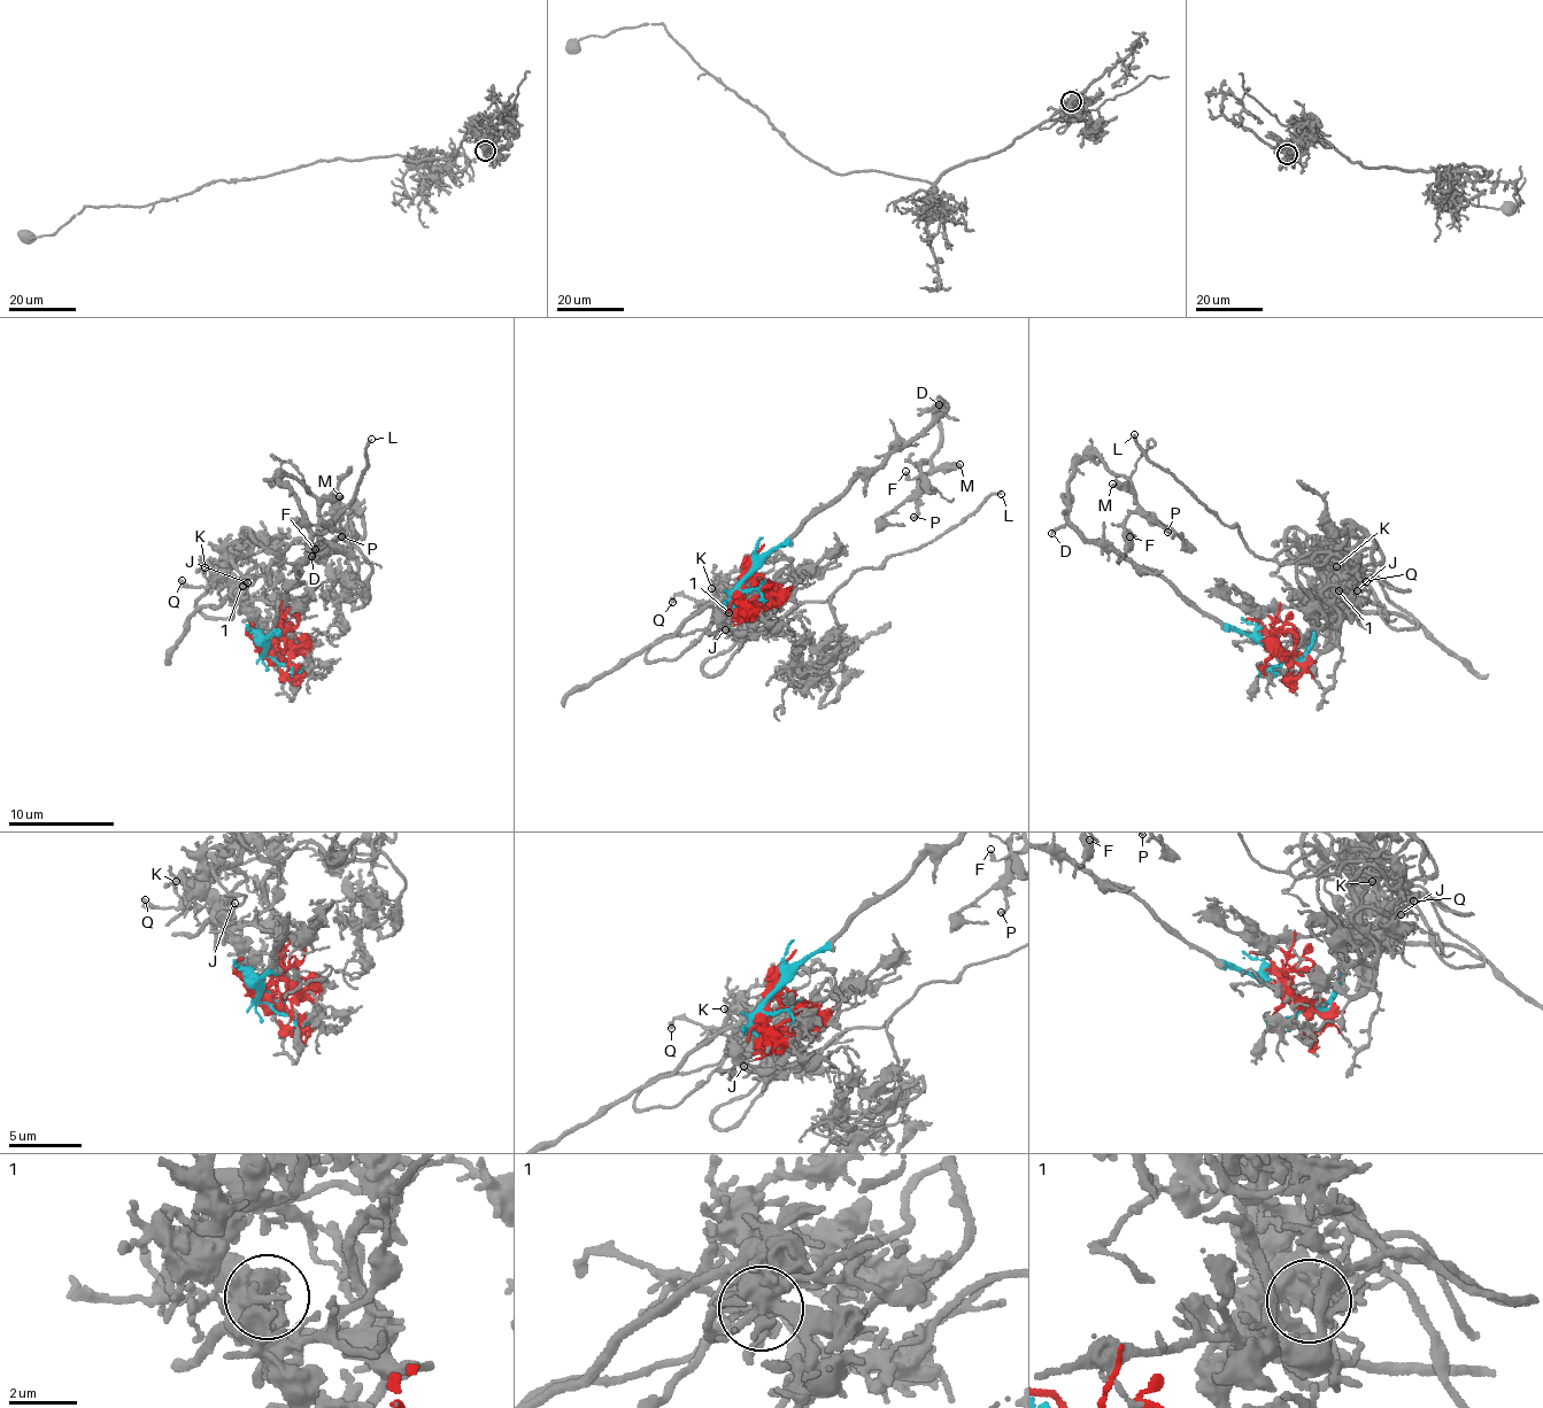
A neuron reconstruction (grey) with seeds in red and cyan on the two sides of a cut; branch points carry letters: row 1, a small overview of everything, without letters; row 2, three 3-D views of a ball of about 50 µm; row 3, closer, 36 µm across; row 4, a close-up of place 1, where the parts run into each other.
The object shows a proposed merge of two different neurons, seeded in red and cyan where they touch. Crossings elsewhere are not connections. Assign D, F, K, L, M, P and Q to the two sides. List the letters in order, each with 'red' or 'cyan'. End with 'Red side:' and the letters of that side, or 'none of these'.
D: cyan
F: cyan
K: red
L: red
M: cyan
P: cyan
Q: red
Red side: K, L, Q

